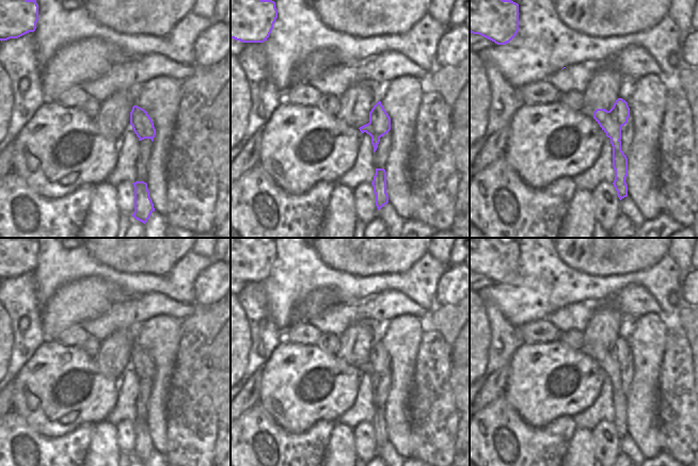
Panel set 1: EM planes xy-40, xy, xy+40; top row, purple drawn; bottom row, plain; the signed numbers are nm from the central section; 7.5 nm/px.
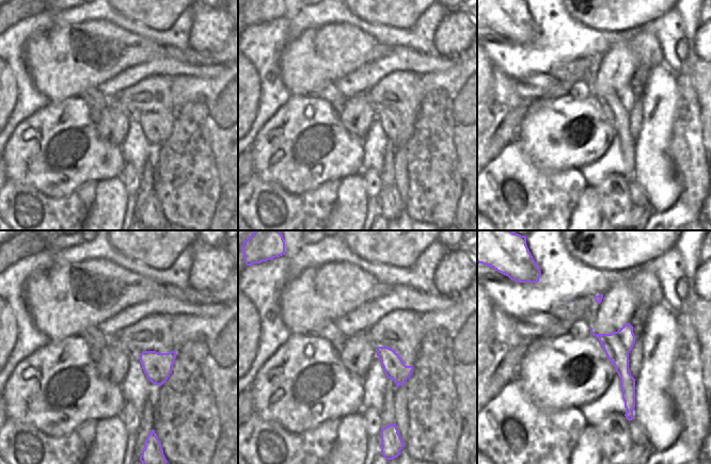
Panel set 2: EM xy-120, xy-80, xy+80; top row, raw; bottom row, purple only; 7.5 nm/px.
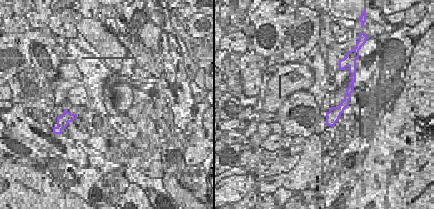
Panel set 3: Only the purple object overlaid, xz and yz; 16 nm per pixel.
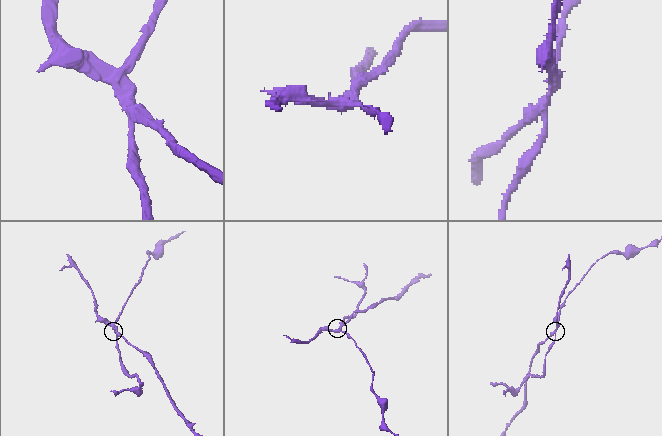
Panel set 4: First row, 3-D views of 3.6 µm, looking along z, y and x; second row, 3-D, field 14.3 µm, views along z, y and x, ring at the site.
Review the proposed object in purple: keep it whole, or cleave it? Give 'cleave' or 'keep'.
cleave

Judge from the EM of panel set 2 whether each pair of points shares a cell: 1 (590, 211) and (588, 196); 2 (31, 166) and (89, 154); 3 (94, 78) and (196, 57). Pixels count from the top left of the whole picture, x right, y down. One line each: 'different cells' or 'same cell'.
1: same cell
2: same cell
3: same cell

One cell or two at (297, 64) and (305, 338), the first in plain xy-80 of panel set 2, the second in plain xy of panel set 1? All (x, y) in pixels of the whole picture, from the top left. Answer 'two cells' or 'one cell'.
two cells

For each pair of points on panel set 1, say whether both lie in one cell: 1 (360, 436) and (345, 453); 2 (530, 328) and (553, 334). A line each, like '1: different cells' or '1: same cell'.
1: different cells
2: same cell

